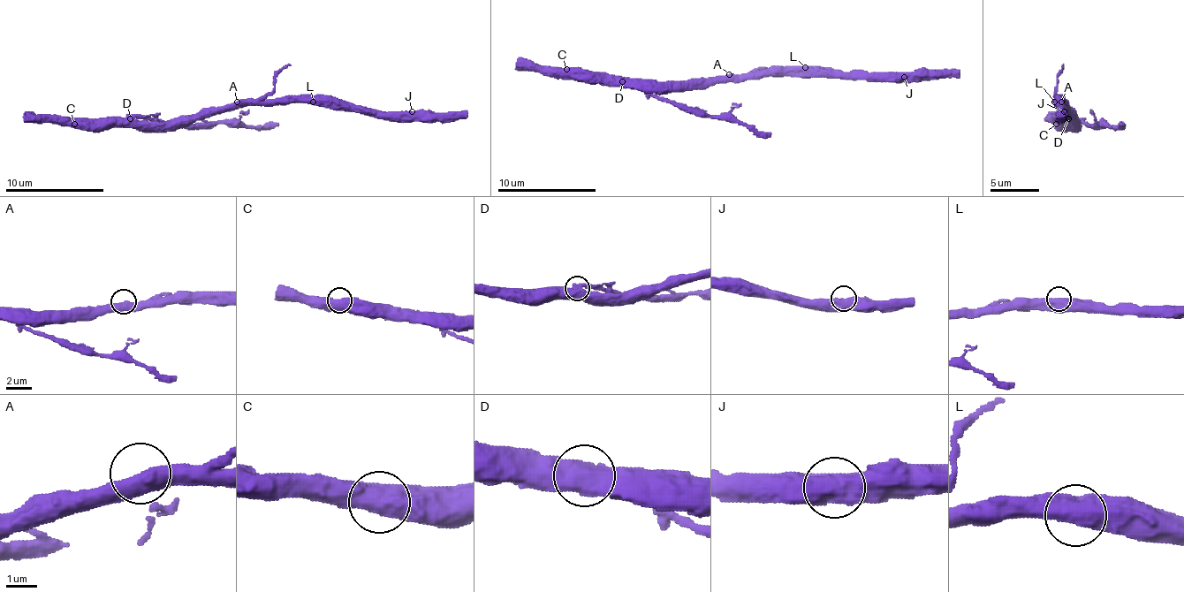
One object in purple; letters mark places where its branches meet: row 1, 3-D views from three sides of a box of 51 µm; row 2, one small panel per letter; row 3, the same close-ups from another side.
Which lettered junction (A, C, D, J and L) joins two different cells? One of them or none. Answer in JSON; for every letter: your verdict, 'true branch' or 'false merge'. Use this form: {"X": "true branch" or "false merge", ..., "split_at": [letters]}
{"A": "true branch", "C": "true branch", "D": "false merge", "J": "true branch", "L": "true branch", "split_at": ["D"]}

